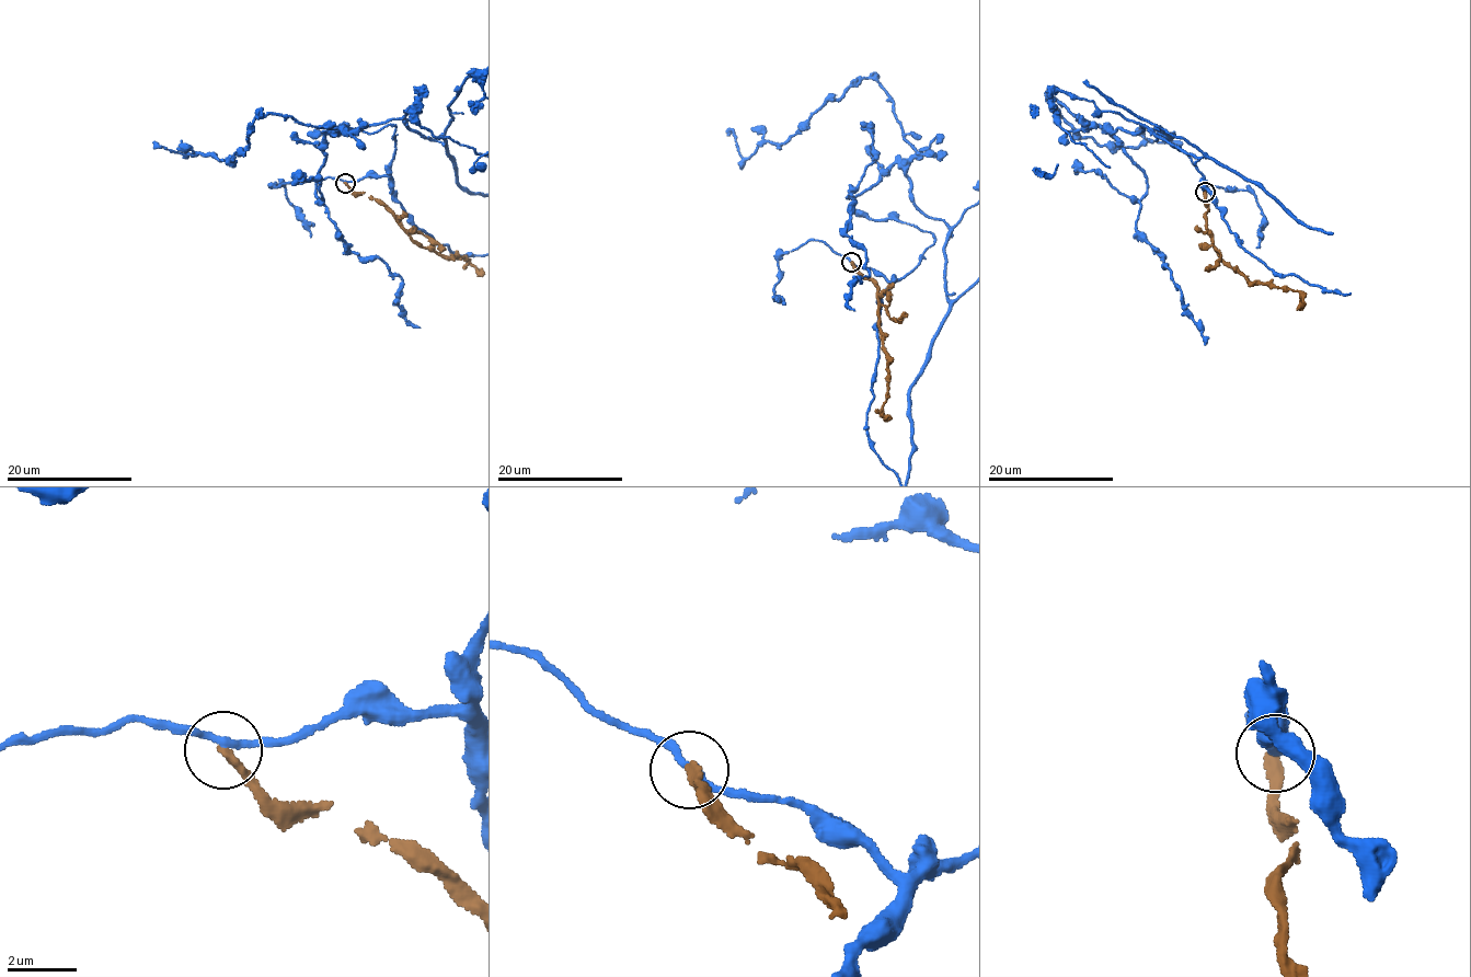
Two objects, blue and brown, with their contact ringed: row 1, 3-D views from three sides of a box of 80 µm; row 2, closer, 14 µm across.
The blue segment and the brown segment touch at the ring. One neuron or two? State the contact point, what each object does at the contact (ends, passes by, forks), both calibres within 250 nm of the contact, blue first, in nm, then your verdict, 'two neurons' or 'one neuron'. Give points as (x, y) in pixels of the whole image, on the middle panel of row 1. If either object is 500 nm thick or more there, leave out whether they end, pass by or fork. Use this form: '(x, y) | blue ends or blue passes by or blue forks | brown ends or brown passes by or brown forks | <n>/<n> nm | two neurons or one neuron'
(851, 262) | blue passes by | brown ends | 200/280 nm | two neurons

